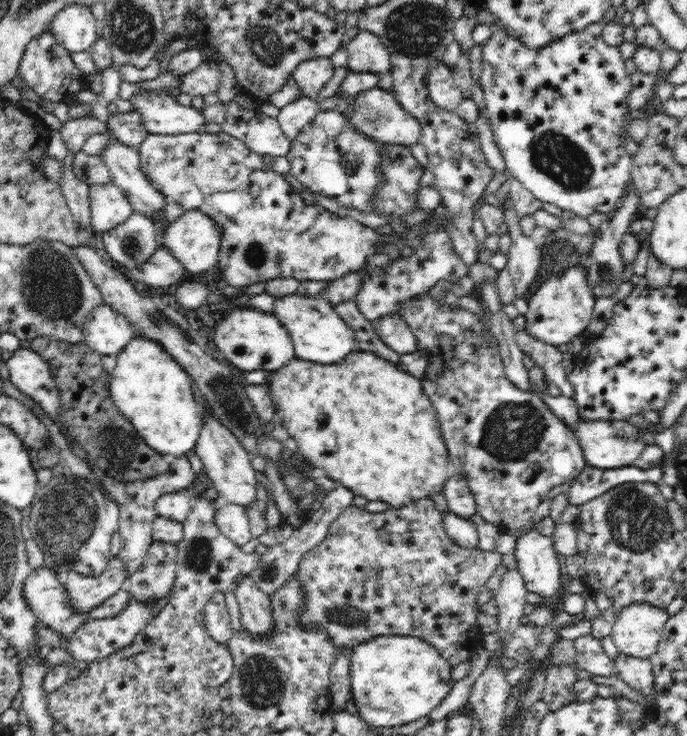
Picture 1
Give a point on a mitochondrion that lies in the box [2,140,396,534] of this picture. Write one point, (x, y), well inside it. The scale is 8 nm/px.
(54, 287)

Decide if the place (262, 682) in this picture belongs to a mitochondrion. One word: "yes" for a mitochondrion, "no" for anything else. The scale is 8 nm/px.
yes

